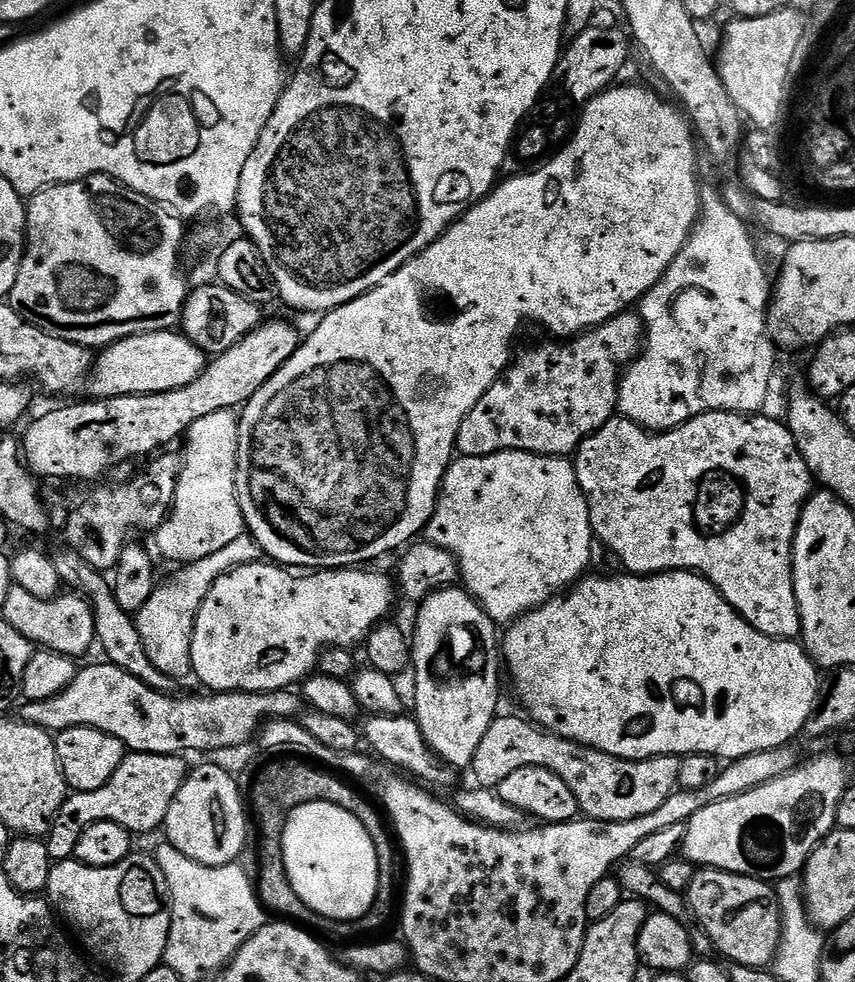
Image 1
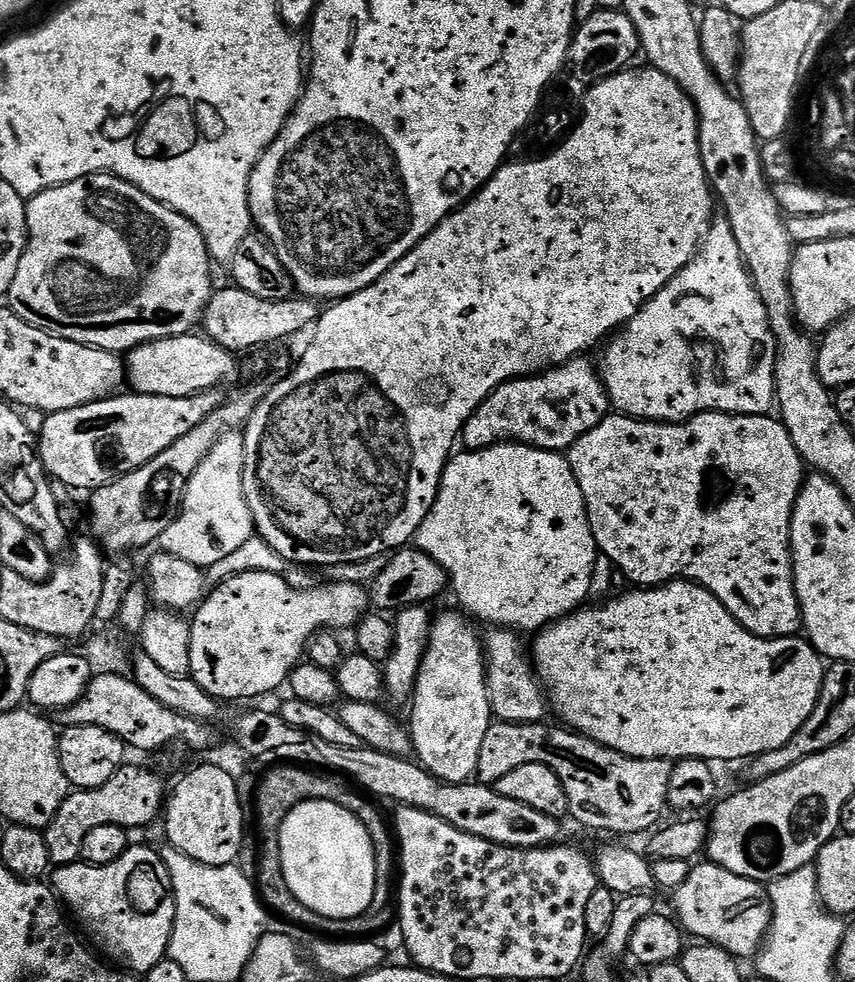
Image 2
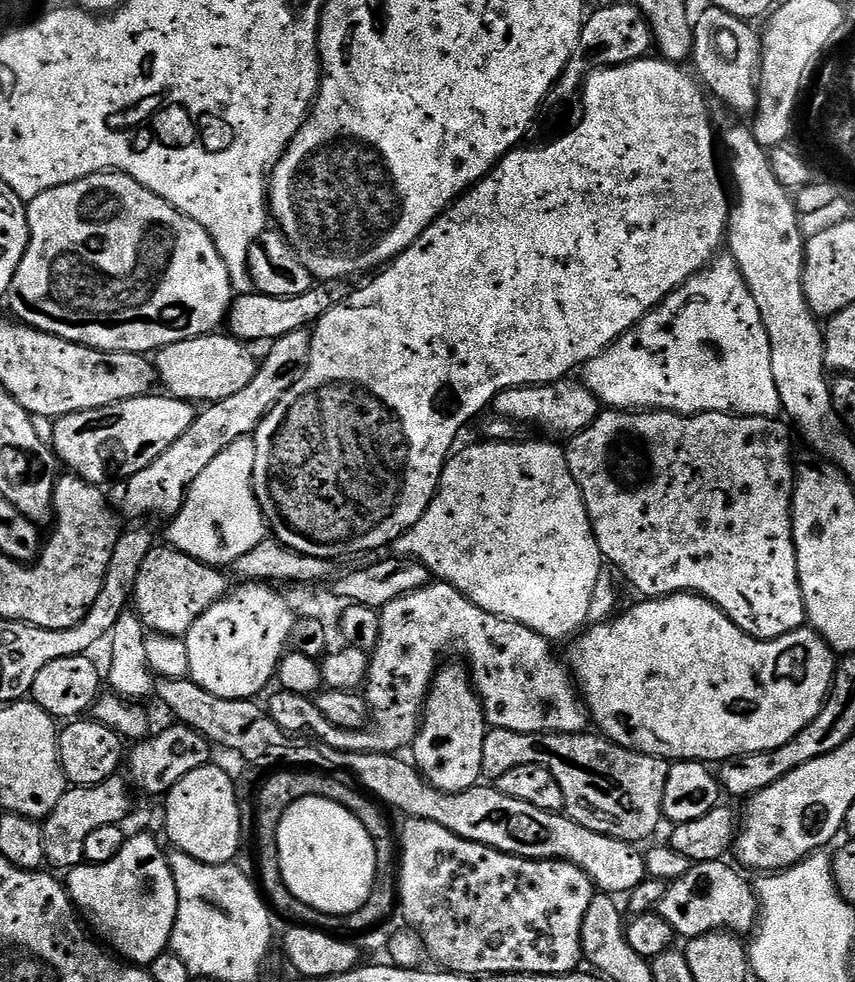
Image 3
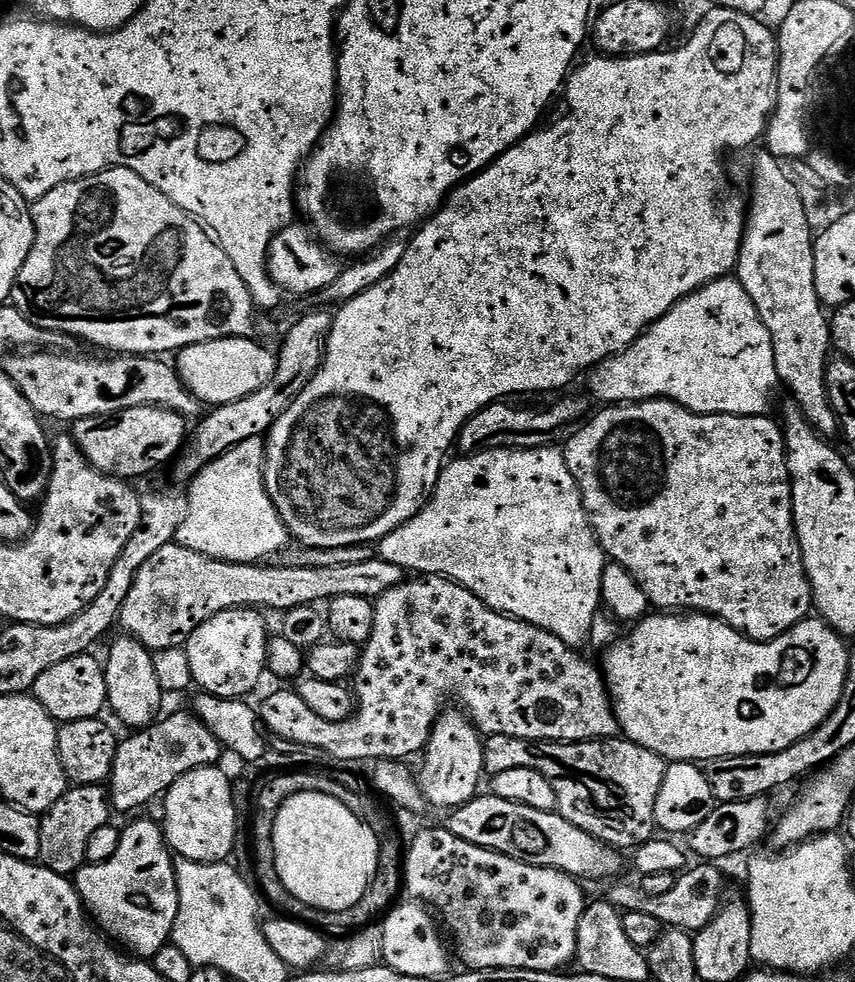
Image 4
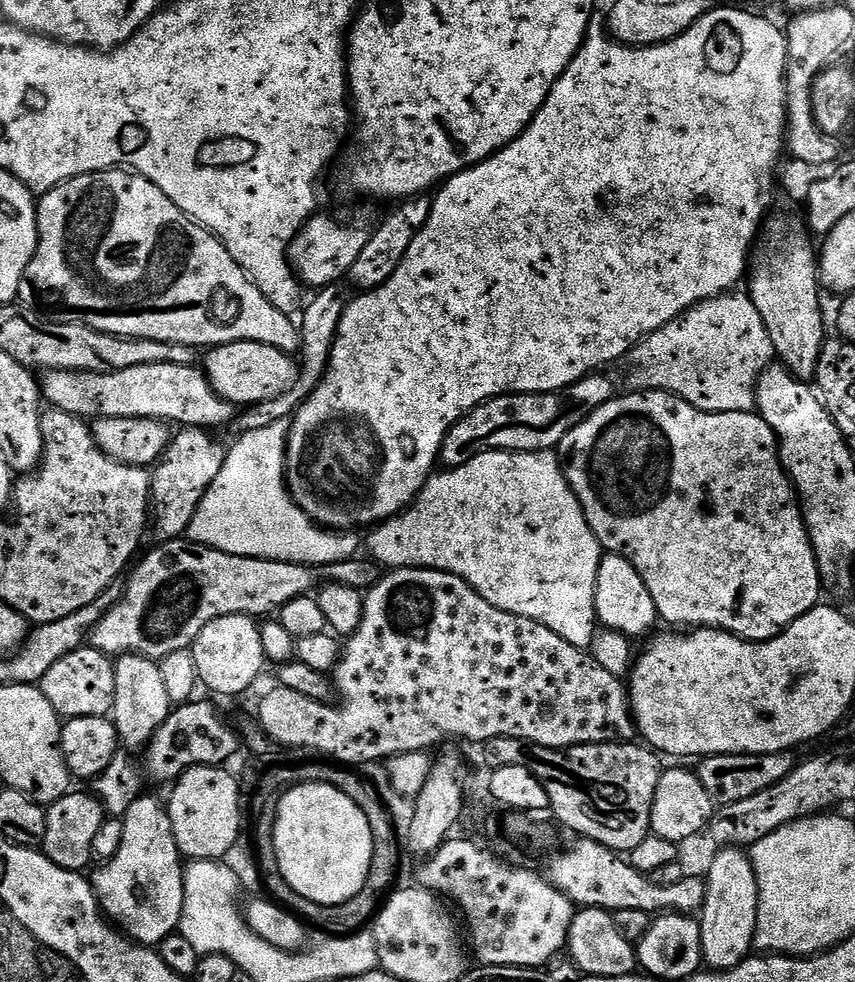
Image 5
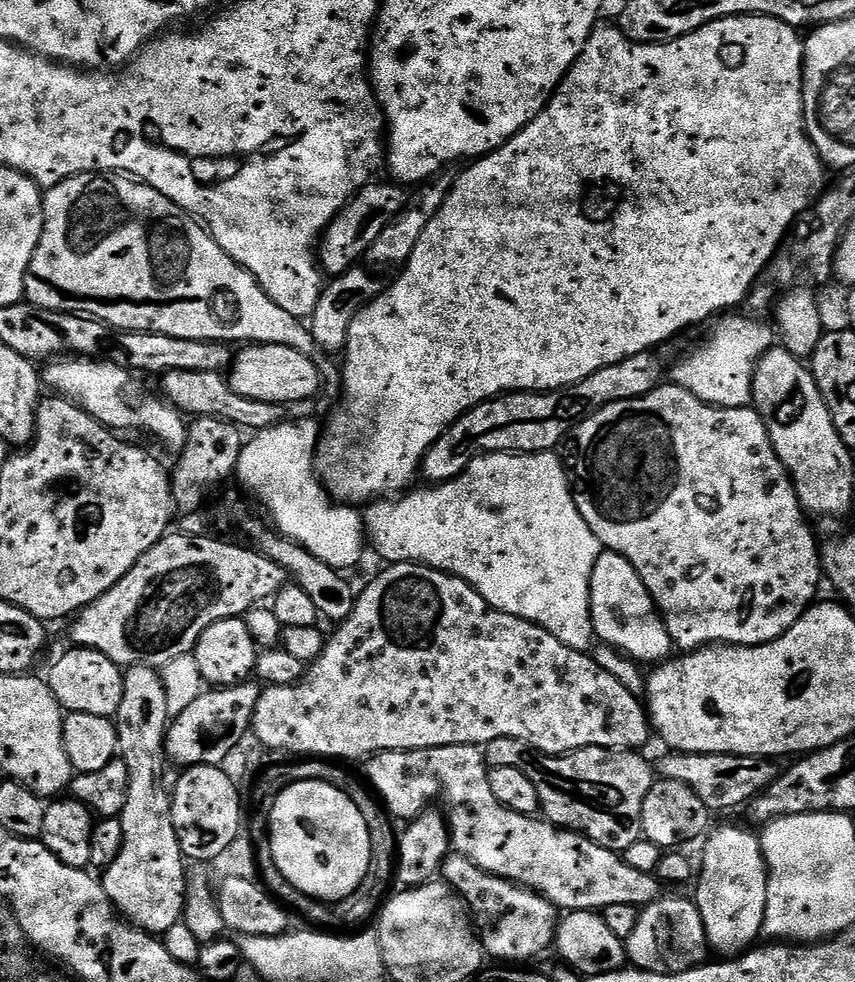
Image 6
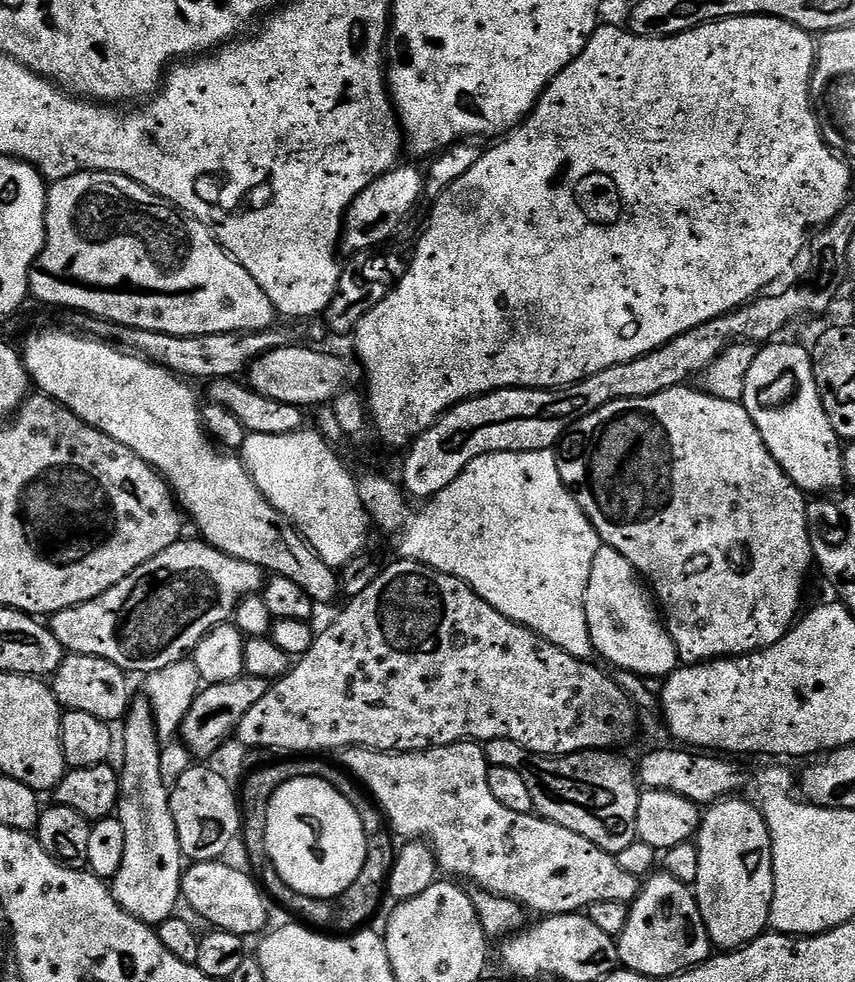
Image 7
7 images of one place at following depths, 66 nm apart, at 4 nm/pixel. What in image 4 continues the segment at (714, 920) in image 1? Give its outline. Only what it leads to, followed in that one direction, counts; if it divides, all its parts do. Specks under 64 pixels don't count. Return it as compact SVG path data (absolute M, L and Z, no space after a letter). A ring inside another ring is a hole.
M712 862L697 863L697 868L689 867L679 873L674 886L666 894L647 896L639 887L628 884L616 884L606 893L608 903L624 912L645 912L654 914L662 926L689 934L700 932L716 916L722 901L725 899L724 876L717 865ZM692 868L692 869L691 869Z

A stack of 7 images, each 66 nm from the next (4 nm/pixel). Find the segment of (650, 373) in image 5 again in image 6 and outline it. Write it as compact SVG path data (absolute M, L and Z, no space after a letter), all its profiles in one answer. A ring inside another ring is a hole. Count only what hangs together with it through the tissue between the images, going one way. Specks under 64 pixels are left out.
M736 314L721 315L711 325L713 328L708 340L702 341L685 360L678 361L670 376L671 383L715 408L746 408L752 404L756 367L774 346L774 332L769 325L768 329L766 325L751 320L756 319L751 315L732 315Z

